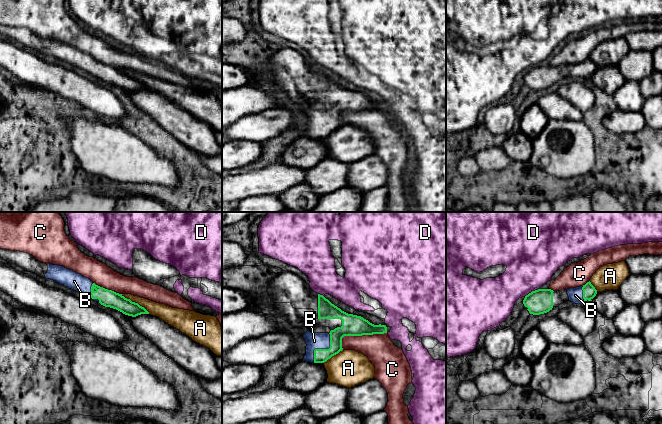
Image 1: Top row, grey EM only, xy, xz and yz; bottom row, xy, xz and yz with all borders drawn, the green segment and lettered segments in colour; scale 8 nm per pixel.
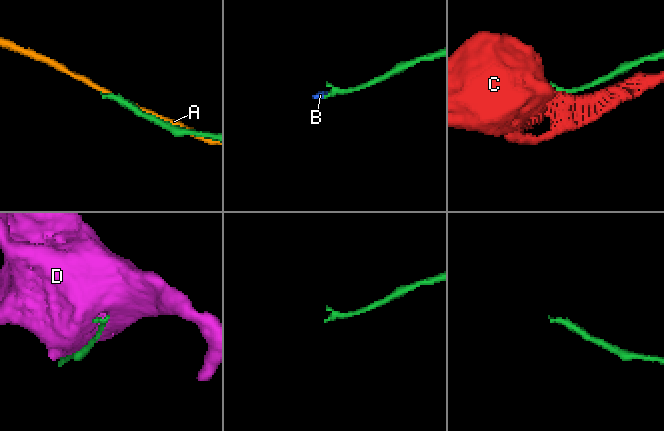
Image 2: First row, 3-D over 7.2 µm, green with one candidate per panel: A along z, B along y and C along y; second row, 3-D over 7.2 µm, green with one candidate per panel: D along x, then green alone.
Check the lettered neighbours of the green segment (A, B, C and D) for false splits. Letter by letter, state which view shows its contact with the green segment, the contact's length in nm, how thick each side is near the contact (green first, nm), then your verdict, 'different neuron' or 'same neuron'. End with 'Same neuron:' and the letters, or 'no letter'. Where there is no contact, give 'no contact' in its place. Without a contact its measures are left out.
A: xy | 280 nm | 140/120 nm | different neuron
B: xz | 260 nm | 110/130 nm | same neuron
C: xz | 380 nm | 180/240 nm | different neuron
D: yz | 140 nm | 200/420 nm | different neuron
Same neuron: B

